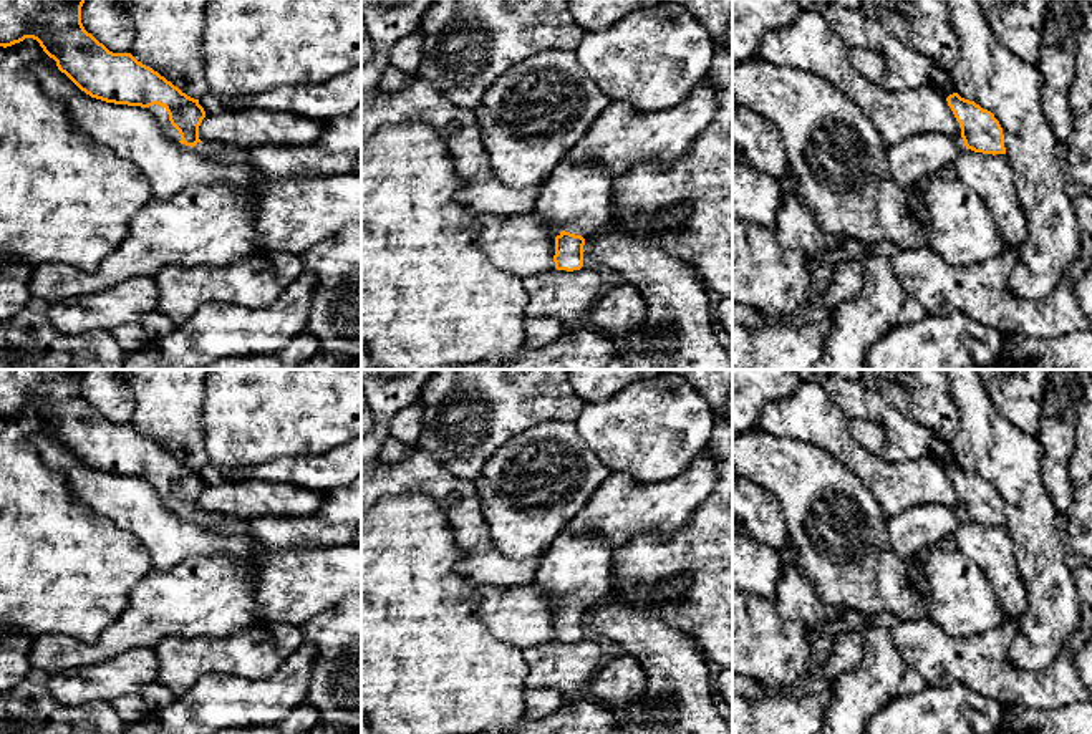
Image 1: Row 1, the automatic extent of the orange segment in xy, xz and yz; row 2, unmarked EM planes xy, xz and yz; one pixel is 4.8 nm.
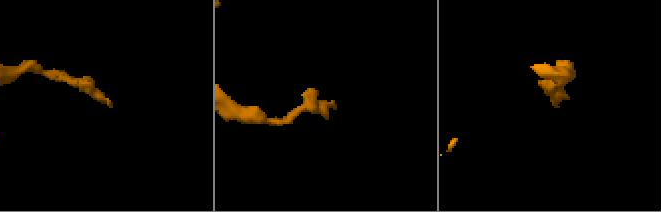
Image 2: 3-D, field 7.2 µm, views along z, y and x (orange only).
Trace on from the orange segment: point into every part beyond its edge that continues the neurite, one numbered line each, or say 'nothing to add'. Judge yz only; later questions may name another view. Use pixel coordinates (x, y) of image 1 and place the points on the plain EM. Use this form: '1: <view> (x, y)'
1: yz (932, 524)

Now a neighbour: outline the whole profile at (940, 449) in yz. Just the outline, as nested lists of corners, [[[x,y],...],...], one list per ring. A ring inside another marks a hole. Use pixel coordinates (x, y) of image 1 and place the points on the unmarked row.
[[[930,439],[930,454],[943,466],[949,467],[956,464],[954,454],[949,447],[949,442],[938,441],[938,439]]]

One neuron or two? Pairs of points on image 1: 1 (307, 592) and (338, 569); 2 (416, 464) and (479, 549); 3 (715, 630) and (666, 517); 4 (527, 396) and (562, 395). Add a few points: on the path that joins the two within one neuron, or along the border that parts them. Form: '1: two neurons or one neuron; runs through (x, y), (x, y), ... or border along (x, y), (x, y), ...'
1: one neuron; runs through (315, 584), (322, 577), (330, 575)
2: one neuron; runs through (438, 486), (464, 512), (469, 527)
3: two neurons; border along (700, 506), (666, 537), (650, 532), (635, 537)
4: one neuron; runs through (536, 395), (554, 395)

